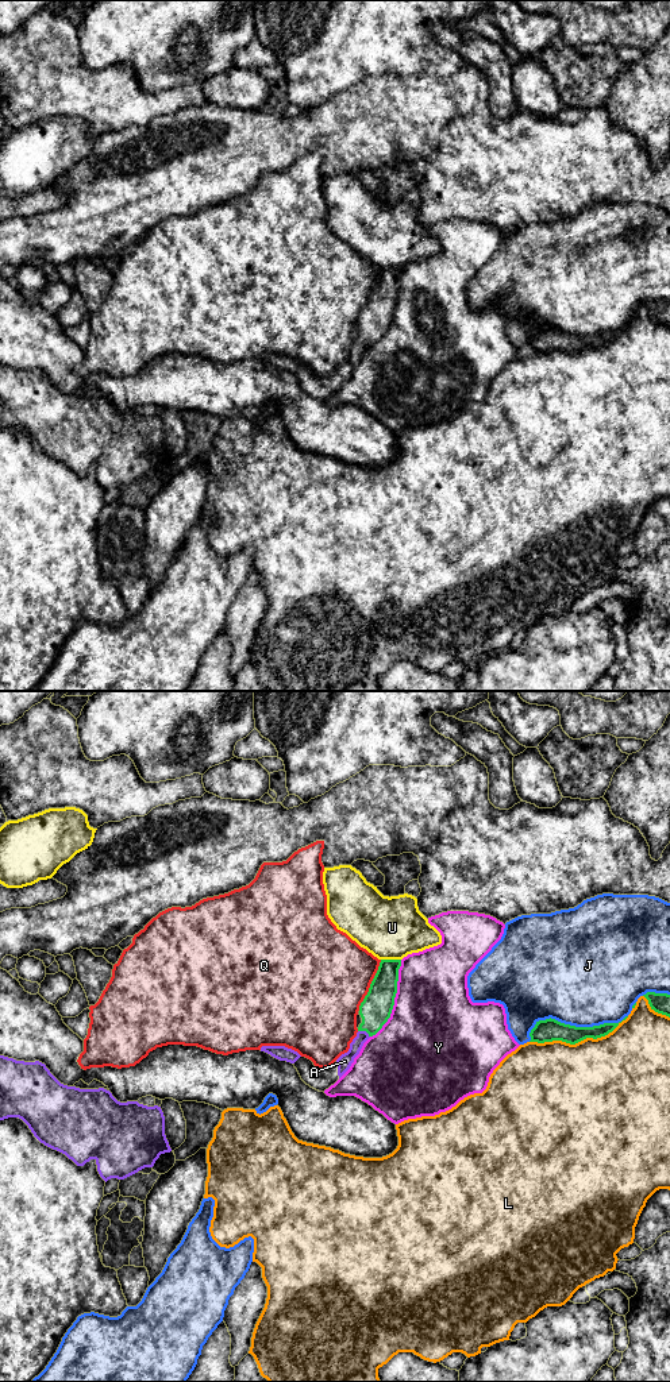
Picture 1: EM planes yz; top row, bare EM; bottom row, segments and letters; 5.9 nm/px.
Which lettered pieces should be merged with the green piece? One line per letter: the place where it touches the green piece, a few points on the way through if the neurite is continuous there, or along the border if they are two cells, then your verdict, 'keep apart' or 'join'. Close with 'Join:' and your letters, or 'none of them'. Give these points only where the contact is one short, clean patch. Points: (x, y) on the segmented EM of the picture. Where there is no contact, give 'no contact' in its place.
A: meets green in yz at (365, 1030); runs through yz (376, 1008), (373, 1020), (365, 1030), (353, 1053), (345, 1061); join
J: meets green in yz at (573, 1026); keep apart
L: meets green in yz at (578, 1041); keep apart
Q: meets green in yz at (370, 985); border along yz (381, 960), (358, 1010); keep apart
U: meets green in yz at (391, 960); keep apart
Y: meets green in yz at (393, 999); keep apart
Join: A

